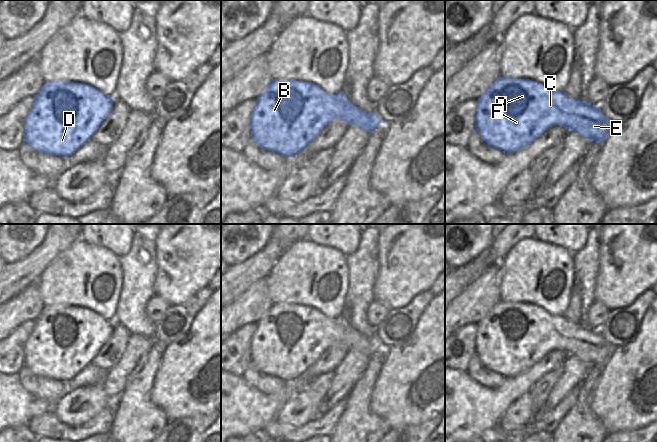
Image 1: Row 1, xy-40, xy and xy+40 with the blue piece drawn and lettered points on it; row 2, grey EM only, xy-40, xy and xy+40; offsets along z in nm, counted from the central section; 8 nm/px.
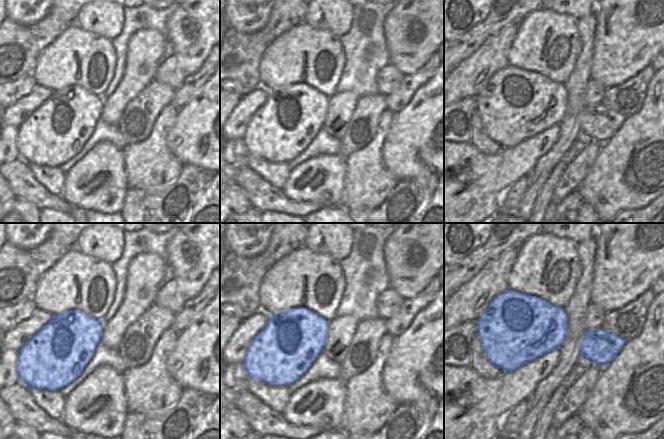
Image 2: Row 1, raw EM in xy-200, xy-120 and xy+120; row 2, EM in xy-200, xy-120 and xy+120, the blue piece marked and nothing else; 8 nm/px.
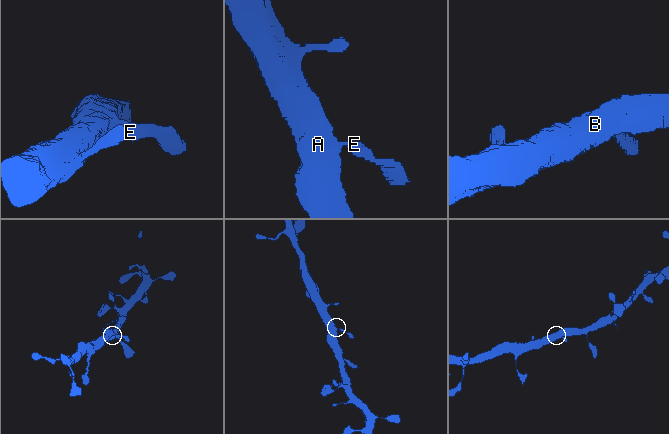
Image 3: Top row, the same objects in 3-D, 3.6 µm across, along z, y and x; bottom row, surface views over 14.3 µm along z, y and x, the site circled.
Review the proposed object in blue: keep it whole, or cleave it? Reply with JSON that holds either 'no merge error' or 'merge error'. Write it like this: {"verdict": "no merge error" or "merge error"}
{"verdict": "no merge error"}

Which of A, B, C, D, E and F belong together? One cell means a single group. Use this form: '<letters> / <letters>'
A B C D E F

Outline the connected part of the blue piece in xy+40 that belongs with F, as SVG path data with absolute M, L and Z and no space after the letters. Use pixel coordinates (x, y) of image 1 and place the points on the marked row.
M500 77L477 99L475 129L487 145L506 154L526 147L556 125L576 131L593 143L602 143L614 124L598 106L572 99L565 91L550 91L530 79Z

